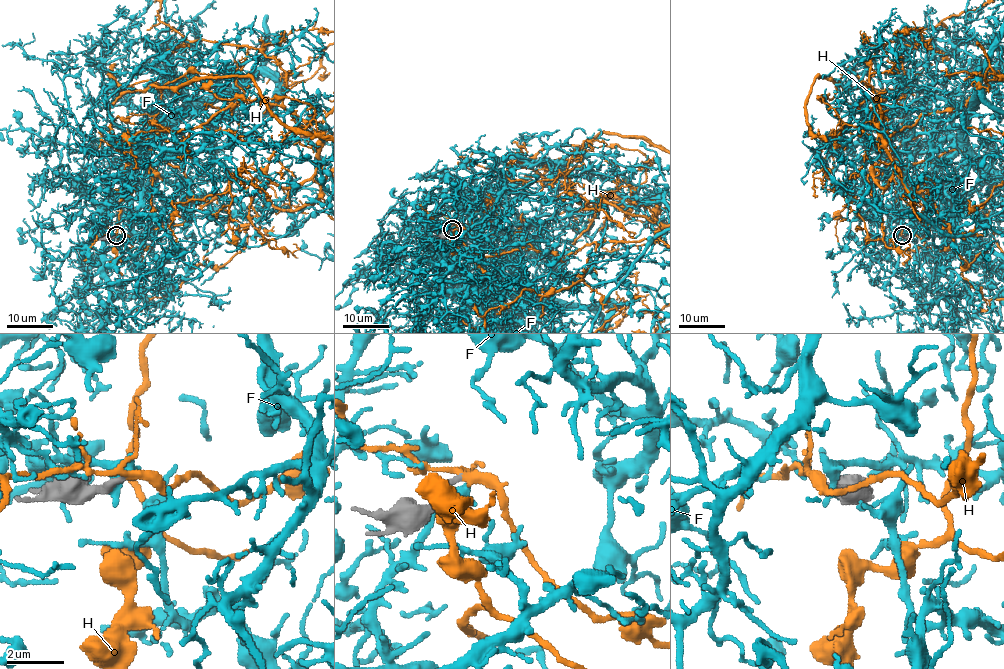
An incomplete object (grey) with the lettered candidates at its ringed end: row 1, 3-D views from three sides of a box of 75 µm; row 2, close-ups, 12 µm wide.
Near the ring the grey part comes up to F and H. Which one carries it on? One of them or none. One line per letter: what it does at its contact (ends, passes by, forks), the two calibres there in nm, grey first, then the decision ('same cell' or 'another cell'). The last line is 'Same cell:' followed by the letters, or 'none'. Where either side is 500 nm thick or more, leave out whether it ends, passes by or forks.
F: it forks; calibres 360 and 280 nm; another cell
H: it forks; calibres 260 and 240 nm; same cell
Same cell: H

